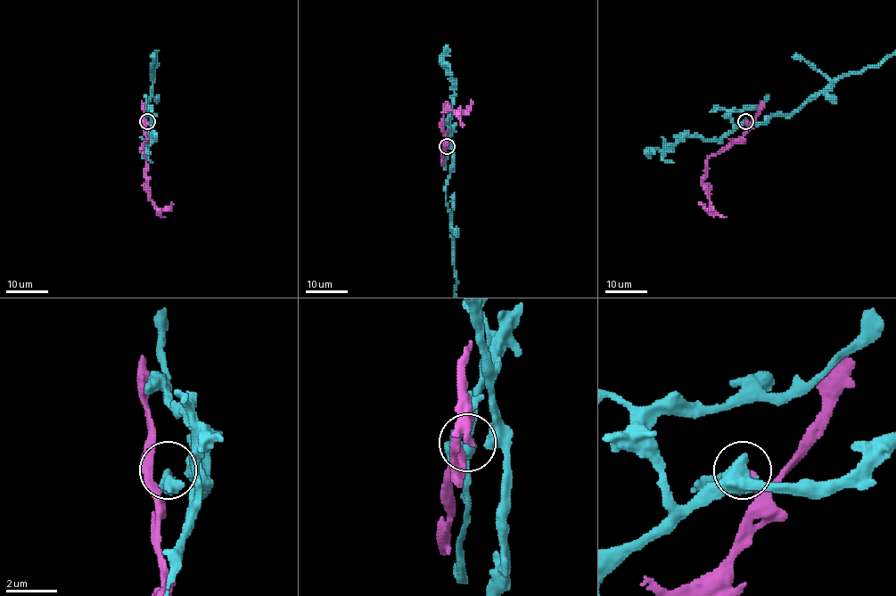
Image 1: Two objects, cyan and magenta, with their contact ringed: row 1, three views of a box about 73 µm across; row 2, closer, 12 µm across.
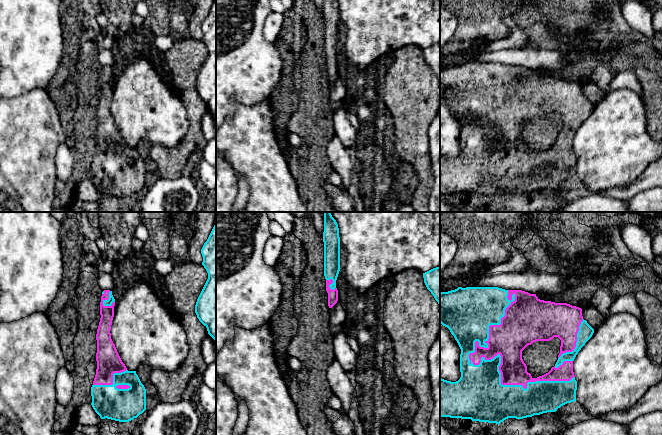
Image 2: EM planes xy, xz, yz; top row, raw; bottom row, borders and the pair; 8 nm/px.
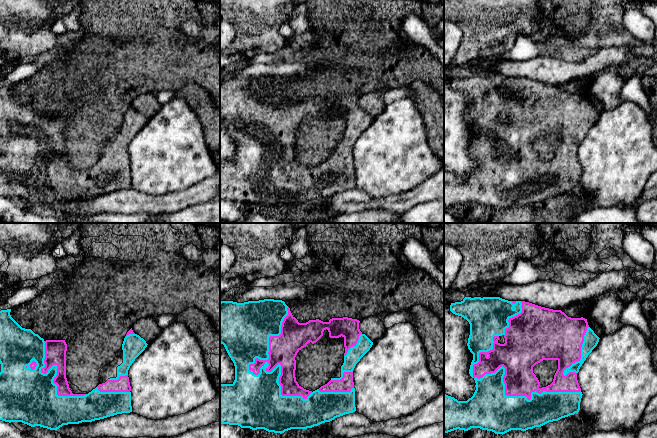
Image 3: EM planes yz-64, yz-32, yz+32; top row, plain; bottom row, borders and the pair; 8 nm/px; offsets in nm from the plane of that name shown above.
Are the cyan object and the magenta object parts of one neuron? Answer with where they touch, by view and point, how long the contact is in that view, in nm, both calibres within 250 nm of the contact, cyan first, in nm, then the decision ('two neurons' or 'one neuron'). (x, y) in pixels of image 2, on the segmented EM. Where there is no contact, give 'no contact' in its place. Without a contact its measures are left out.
contact yz (486, 360); length 900 nm; calibres 360 and 280 nm; two neurons

